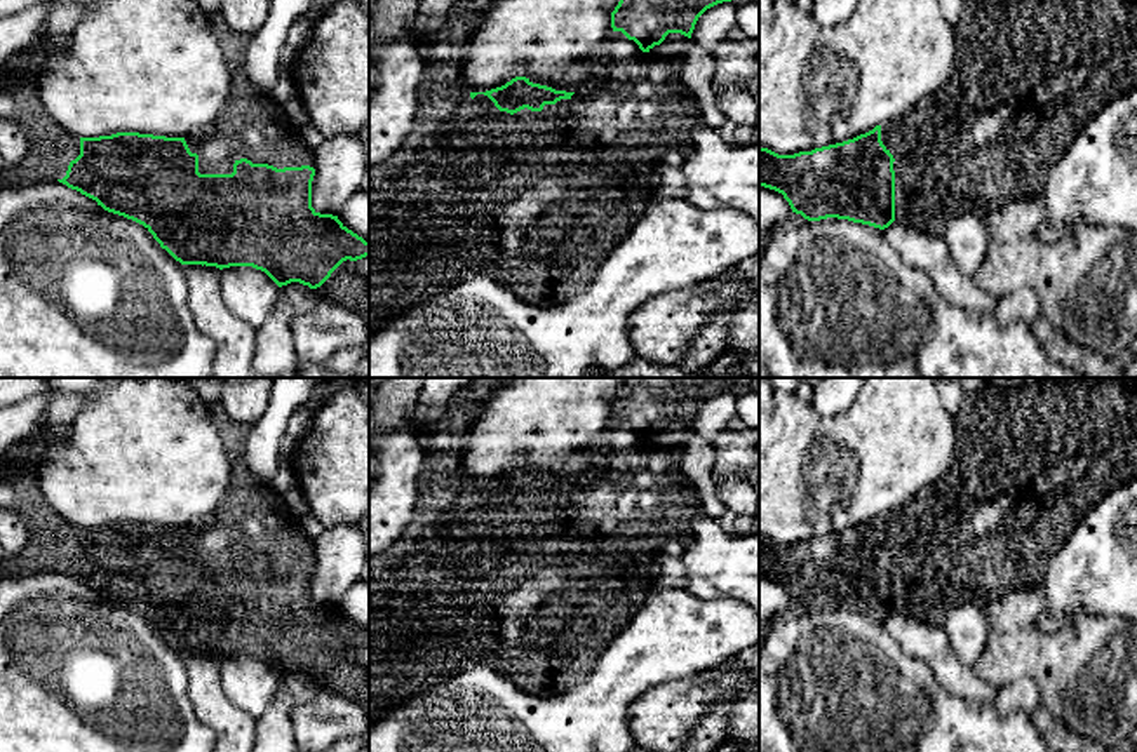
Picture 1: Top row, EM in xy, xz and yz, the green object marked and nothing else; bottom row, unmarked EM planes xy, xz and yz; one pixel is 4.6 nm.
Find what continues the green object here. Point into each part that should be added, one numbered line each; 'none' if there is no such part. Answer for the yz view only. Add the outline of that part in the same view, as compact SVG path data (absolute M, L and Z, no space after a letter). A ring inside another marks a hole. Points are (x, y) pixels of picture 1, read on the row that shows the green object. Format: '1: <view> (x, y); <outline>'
1: yz (1026, 75); M963 0L954 31L956 54L947 84L909 113L881 125L881 141L895 158L895 221L932 235L939 235L959 214L989 212L1010 200L1034 197L1085 122L1137 87L1137 0Z

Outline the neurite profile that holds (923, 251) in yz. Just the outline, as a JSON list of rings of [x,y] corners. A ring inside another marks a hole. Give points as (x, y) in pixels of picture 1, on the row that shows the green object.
[[[897,221],[885,228],[885,235],[907,266],[923,272],[933,282],[942,299],[963,310],[994,312],[998,298],[979,289],[972,277],[959,272],[940,235]]]

